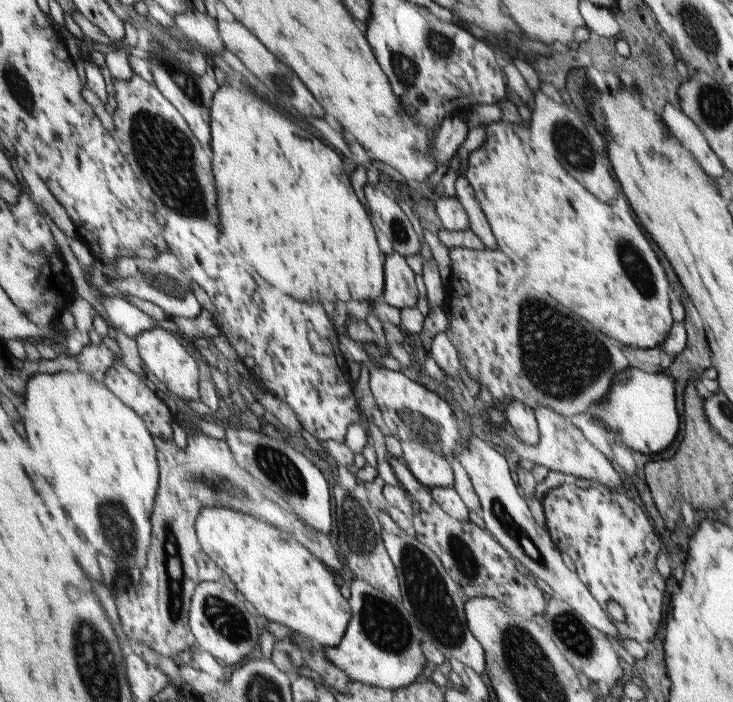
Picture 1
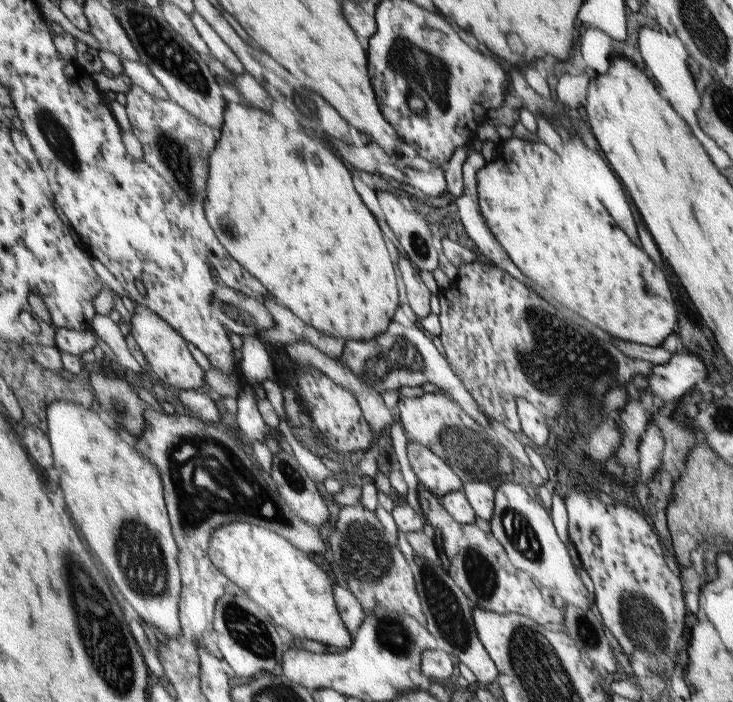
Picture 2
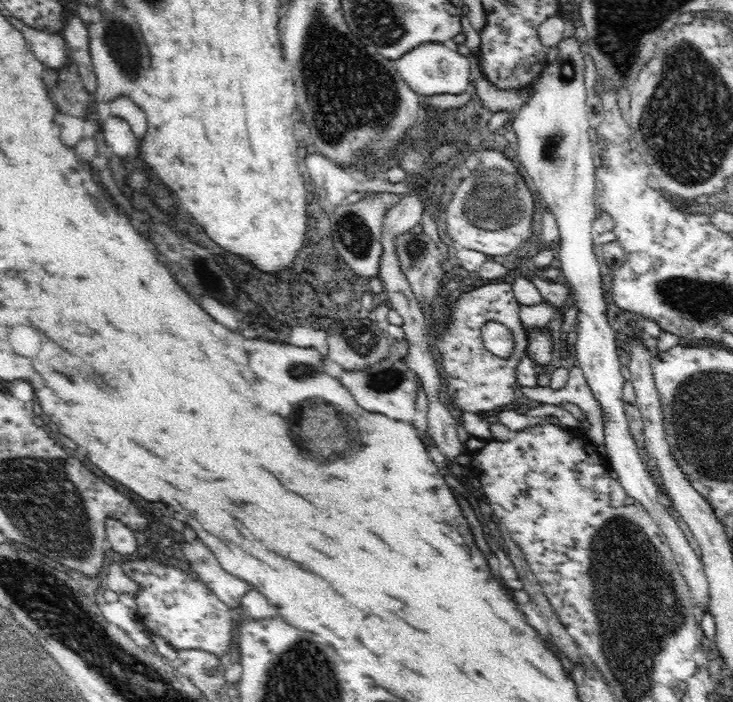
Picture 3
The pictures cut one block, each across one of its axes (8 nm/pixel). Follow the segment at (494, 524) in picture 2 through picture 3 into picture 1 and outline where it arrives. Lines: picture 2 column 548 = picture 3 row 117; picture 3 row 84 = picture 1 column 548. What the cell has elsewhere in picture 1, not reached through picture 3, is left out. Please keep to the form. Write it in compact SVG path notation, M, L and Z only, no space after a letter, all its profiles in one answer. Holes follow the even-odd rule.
M472 434L470 438L469 450L461 453L458 449L455 452L456 456L462 457L461 463L464 465L470 480L472 481L474 490L479 496L481 502L482 524L490 534L507 550L516 561L522 562L528 568L533 579L538 578L544 580L550 588L552 588L556 599L566 600L576 612L580 612L580 616L584 616L586 620L594 628L600 632L604 632L606 636L616 636L617 639L622 639L615 622L611 619L607 612L602 610L601 603L596 602L588 588L580 582L579 574L570 572L560 556L557 544L551 534L548 534L546 528L538 526L538 522L534 520L524 496L520 494L516 482L512 480L510 468L508 468L507 458L504 454L498 454L498 448L490 442L484 442L479 437Z

